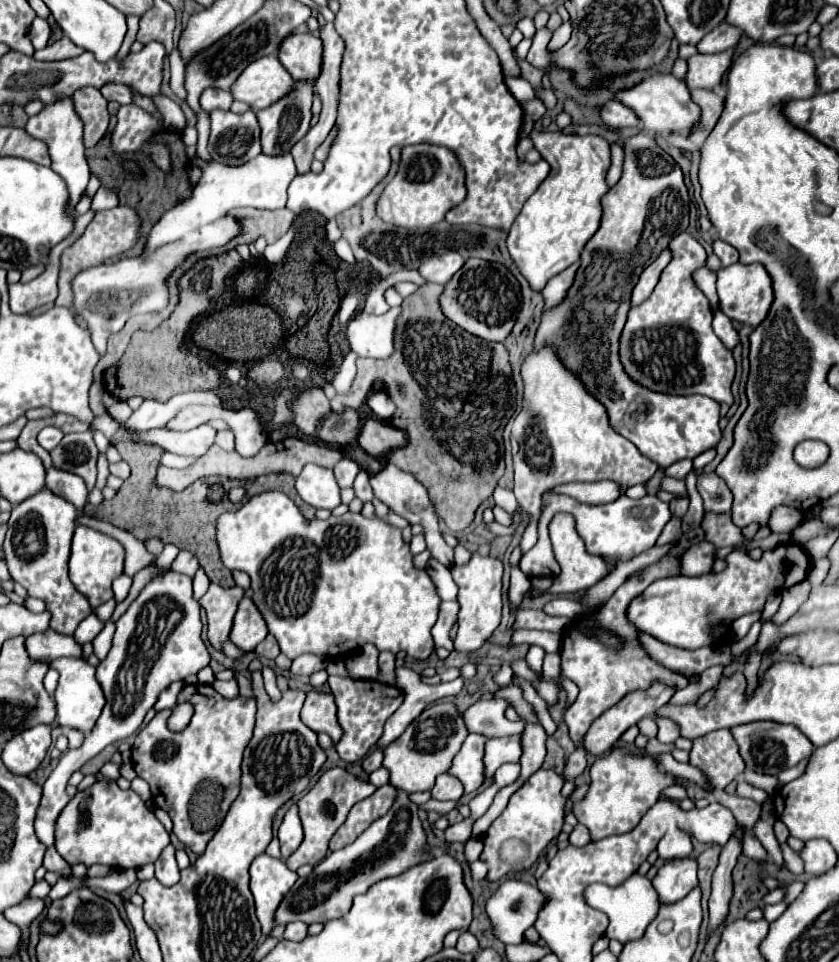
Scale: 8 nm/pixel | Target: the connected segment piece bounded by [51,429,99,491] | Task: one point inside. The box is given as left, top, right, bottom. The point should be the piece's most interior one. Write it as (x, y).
(77, 453)

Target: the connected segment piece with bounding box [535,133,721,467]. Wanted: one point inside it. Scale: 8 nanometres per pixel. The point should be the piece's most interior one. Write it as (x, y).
(584, 329)

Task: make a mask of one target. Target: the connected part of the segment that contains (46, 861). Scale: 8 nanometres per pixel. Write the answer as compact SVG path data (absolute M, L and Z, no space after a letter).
M49 847L43 859L43 866L48 872L59 872L62 877L68 877L71 873L70 865L59 855L56 849Z

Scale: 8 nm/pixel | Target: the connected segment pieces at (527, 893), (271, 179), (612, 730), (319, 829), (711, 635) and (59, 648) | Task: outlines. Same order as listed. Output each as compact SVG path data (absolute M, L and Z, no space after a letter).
M515 879L501 883L487 901L487 915L495 925L495 935L505 945L519 945L523 941L523 929L535 923L543 899L539 889L529 883Z
M261 153L259 157L247 161L245 165L239 165L239 167L221 165L217 161L203 163L197 157L193 161L203 169L203 177L201 177L199 185L193 189L193 195L187 201L183 201L177 207L169 209L153 225L145 249L177 241L185 233L197 229L199 225L211 223L219 215L227 213L231 209L237 209L237 207L255 207L255 209L269 209L269 211L283 209L287 205L287 185L297 175L295 163L293 163L289 153L281 155L281 157L269 157L269 155Z
M651 685L647 691L635 691L635 693L625 695L615 707L607 709L601 717L597 717L597 719L591 723L591 727L589 727L587 735L585 735L583 747L585 747L587 753L591 753L593 757L601 757L603 753L607 753L607 751L619 741L619 737L621 737L631 725L637 725L637 721L641 721L645 715L653 715L655 709L663 707L663 705L673 697L673 693L675 693L675 689L671 689L671 687L665 687L665 685Z
M341 767L327 769L319 777L319 781L313 785L313 789L299 799L299 815L301 815L301 821L303 821L305 837L303 837L303 843L299 845L299 849L289 859L285 859L285 865L289 869L297 871L301 865L317 865L319 861L323 861L323 857L327 855L327 849L329 849L329 839L345 823L349 809L357 801L369 797L375 789L377 787L373 787L371 783L359 781L357 777L353 777L351 773L347 773Z
M787 543L787 545L777 545L771 551L765 551L763 557L757 561L751 559L747 551L735 549L725 557L725 563L727 565L721 573L707 573L707 575L699 575L699 577L667 577L667 579L653 581L643 591L643 595L639 595L637 599L631 601L631 605L627 609L629 619L643 633L649 633L649 635L657 637L659 641L675 645L675 647L685 647L685 649L715 647L715 645L723 643L725 639L729 639L731 625L735 619L739 619L741 615L747 615L747 613L761 613L767 603L767 597L771 593L779 593L783 589L789 589L789 587L801 583L807 577L809 555L801 549L801 545Z
M47 629L45 633L35 633L35 635L27 637L25 647L33 659L37 659L45 665L51 665L51 661L59 659L59 657L83 659L83 647L71 635L55 633L53 629Z

